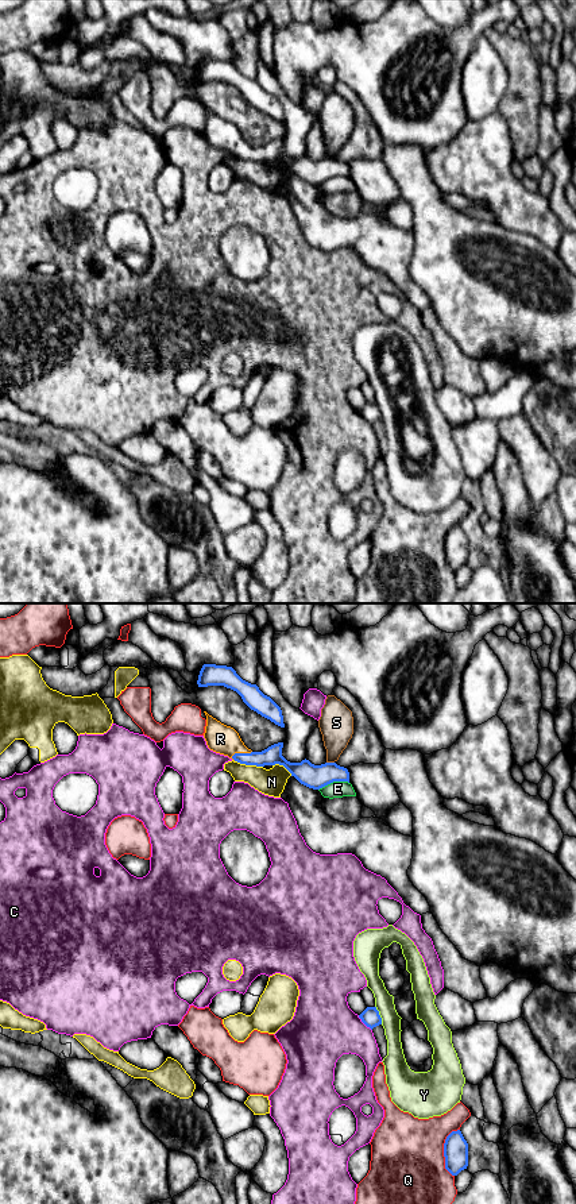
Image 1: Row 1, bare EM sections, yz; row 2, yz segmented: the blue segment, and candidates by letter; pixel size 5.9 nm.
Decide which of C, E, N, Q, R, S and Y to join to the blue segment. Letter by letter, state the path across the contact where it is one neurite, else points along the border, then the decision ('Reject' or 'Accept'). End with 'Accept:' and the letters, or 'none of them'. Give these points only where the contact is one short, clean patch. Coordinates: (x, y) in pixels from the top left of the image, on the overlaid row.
C: Reject
E: Reject
N: Reject
Q: Reject
R: Path across: yz (273, 755), (248, 757), (240, 753), (225, 740), (220, 739). Accept
S: Reject
Y: Reject
Accept: R

